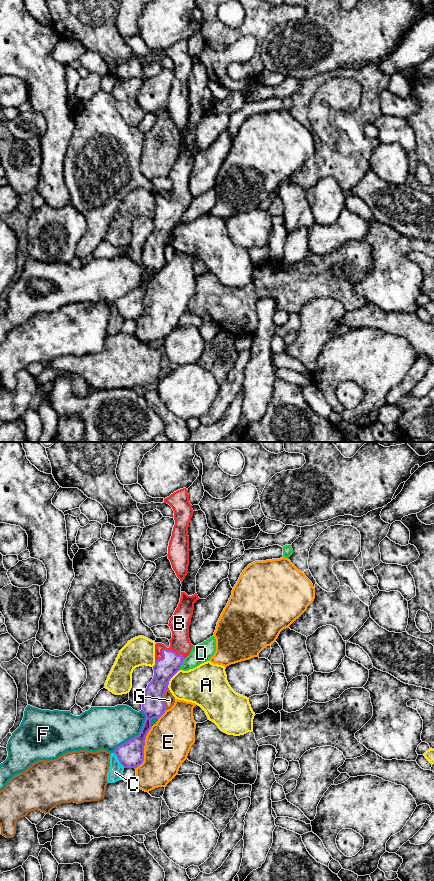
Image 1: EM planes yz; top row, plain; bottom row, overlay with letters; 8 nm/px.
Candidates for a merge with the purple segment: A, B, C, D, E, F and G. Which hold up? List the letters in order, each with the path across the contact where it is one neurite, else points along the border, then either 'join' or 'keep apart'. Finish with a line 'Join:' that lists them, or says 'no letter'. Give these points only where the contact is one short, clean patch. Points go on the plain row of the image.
A: keep apart
B: runs through yz (164, 221), (166, 218), (166, 201), (179, 191), (179, 175); join
C: keep apart
D: border along yz (185, 210), (179, 221); keep apart
E: keep apart
F: keep apart
G: keep apart
Join: B

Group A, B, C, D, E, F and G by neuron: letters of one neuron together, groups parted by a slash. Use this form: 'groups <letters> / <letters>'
groups A / B / C / D G / E / F

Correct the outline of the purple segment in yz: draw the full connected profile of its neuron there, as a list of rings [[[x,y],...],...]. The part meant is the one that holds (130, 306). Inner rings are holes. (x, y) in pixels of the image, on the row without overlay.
[[[181,144],[178,159],[168,176],[172,183],[170,199],[167,200],[162,195],[155,196],[154,228],[143,246],[142,263],[146,268],[143,279],[137,288],[121,296],[114,303],[124,320],[136,321],[143,315],[145,292],[151,281],[151,272],[159,271],[167,262],[164,246],[169,233],[180,222],[184,211],[193,200],[189,191],[189,178],[194,155],[199,151],[197,145],[188,148]]]

